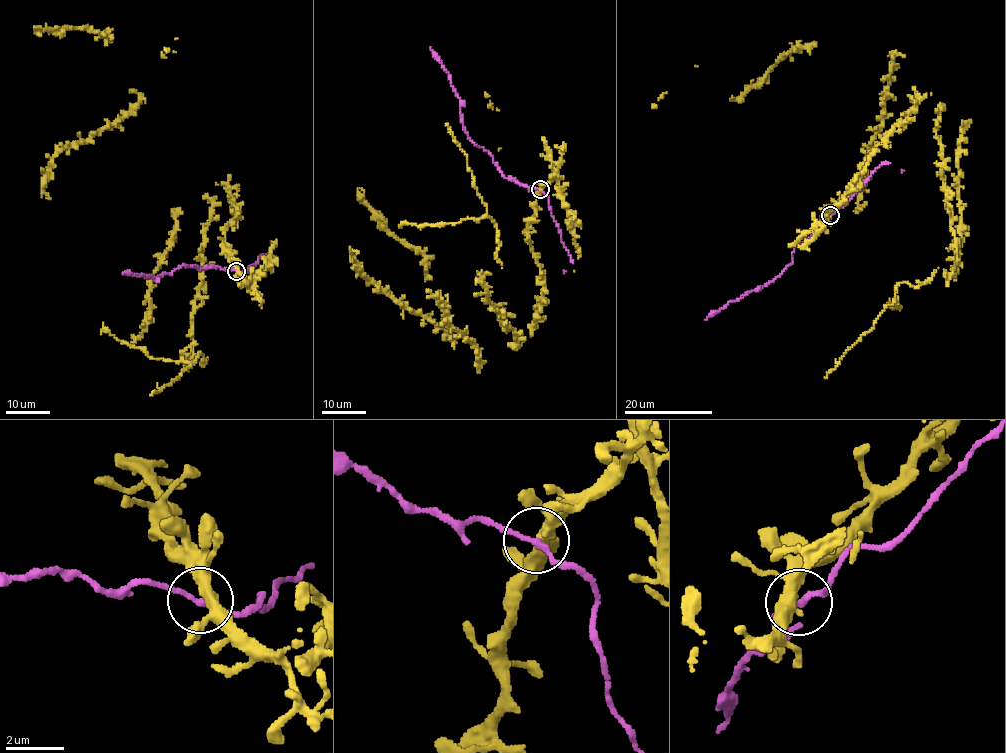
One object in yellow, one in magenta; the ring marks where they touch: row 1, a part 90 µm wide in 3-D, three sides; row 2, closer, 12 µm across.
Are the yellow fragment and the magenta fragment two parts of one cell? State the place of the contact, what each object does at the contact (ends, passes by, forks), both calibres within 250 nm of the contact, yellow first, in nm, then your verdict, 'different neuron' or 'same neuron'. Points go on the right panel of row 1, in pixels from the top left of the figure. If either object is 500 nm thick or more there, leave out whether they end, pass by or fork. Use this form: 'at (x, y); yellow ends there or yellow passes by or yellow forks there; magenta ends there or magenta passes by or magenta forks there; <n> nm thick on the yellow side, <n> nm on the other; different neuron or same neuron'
at (830, 215); yellow forks there; magenta passes by; 340 nm thick on the yellow side, 180 nm on the other; same neuron

